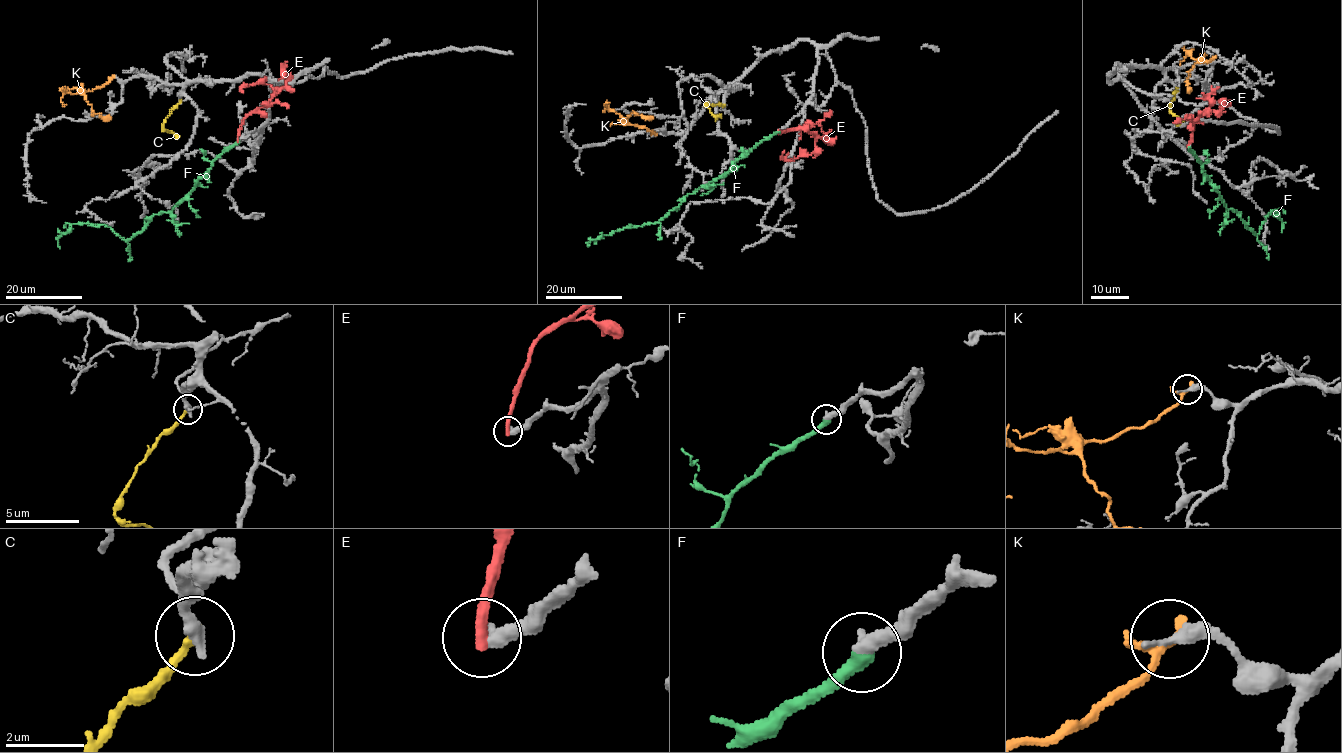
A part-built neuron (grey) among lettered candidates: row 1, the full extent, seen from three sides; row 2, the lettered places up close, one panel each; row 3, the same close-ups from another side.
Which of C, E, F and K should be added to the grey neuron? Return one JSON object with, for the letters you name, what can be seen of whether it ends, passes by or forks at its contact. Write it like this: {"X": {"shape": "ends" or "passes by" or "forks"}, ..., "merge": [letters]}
{"F": {"shape": "ends"}, "merge": ["F"]}

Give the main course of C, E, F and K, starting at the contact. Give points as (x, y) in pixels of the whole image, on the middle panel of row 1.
C: (724, 105), (705, 103), (714, 115), (720, 114)
E: (777, 131), (801, 126), (815, 135), (816, 149), (808, 154), (785, 160), (781, 157), (783, 151)
F: (778, 131), (743, 153), (726, 174), (690, 193), (657, 223), (626, 227), (586, 243), (590, 245)
K: (654, 134), (628, 121), (632, 113), (644, 117), (652, 116)

